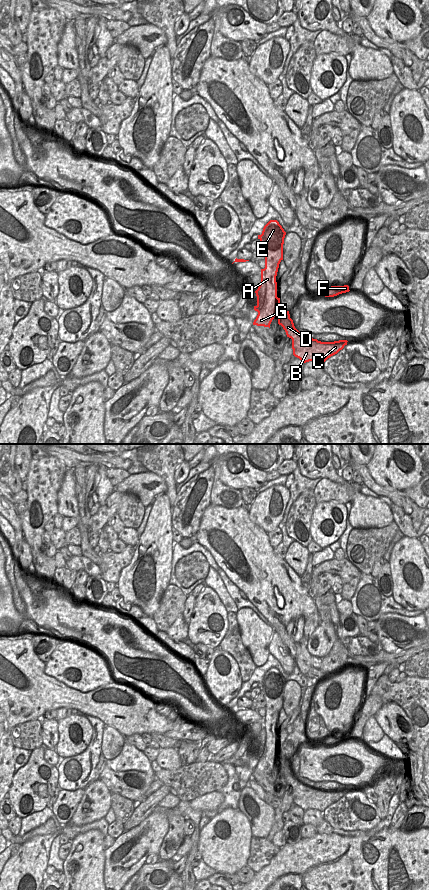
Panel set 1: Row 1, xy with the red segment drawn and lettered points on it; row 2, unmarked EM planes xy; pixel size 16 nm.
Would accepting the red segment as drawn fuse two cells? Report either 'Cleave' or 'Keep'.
Cleave.

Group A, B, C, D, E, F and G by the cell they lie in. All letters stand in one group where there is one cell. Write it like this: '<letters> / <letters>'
A E G / B C D F

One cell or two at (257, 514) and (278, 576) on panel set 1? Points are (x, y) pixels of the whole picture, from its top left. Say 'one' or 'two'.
two

